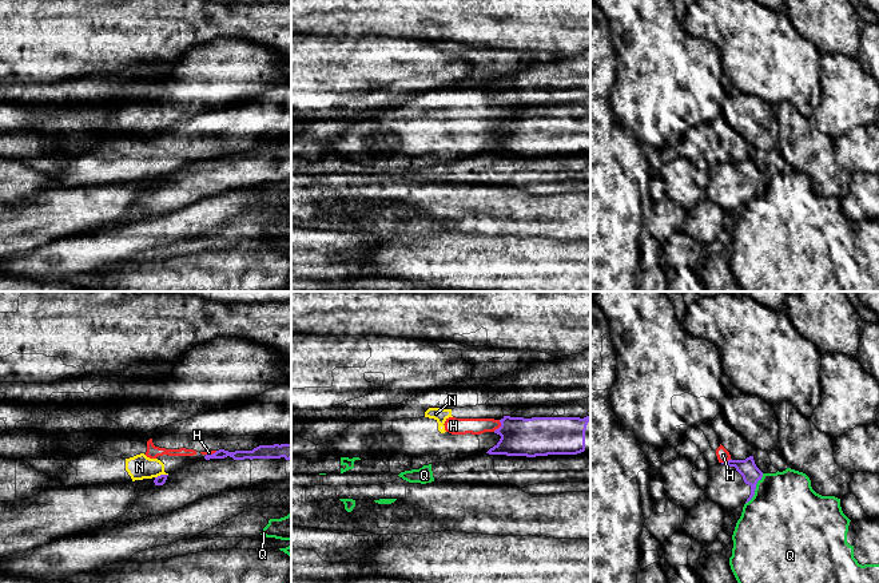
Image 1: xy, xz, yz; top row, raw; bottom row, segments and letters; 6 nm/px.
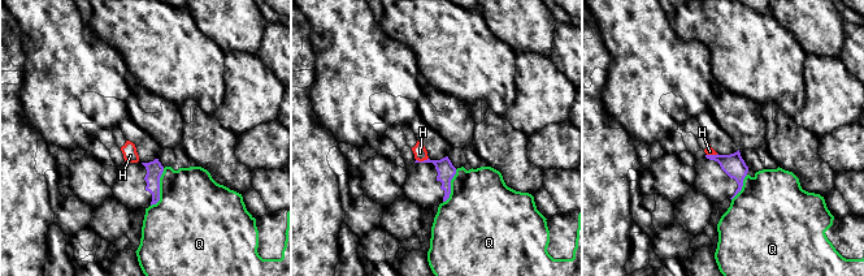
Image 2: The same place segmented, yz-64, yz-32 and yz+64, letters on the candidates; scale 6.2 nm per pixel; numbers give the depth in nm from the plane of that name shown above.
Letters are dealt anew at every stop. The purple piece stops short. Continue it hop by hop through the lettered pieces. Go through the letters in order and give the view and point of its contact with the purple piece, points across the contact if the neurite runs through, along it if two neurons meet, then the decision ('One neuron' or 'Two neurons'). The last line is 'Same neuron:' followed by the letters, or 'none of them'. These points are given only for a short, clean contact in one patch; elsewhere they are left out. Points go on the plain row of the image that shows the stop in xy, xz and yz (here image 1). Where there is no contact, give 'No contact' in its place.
H: Touches purple at xz (500, 127). Boundary: xz (500, 121), (500, 126), (493, 131). Two neurons
N: Touches purple at xy (160, 175). Boundary: xy (167, 174), (160, 174), (155, 178). Two neurons
Q: Touches purple at yz (755, 189). Two neurons
Same neuron: none of them

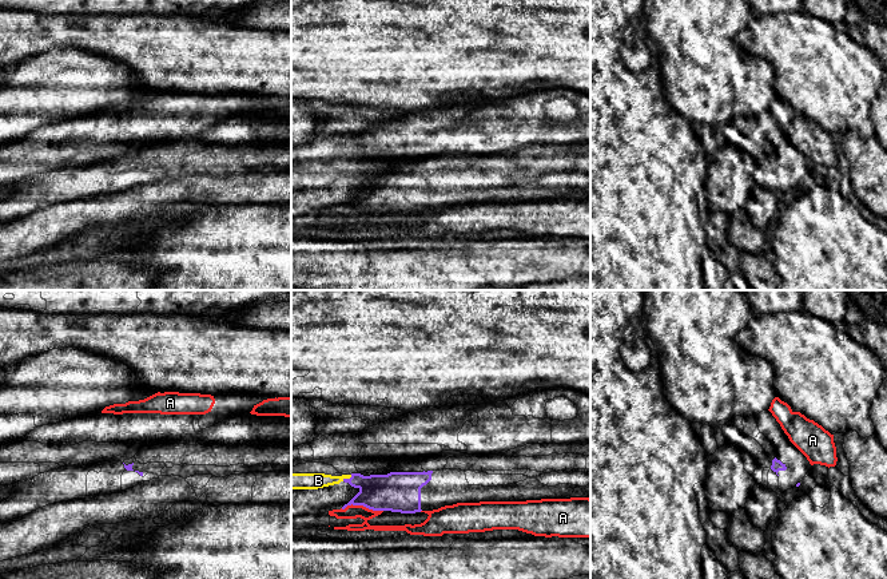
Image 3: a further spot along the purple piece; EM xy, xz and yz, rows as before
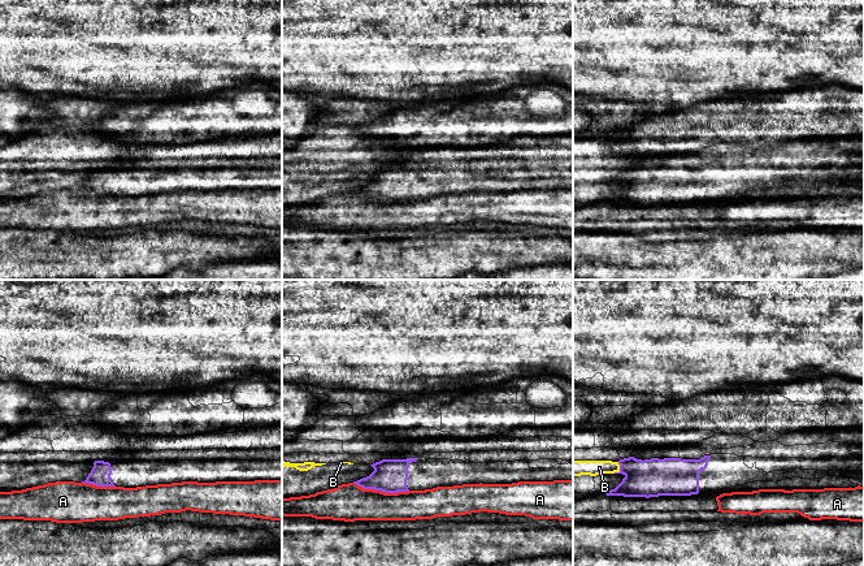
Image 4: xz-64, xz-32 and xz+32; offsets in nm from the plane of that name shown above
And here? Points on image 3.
A: Touches purple at xz (362, 205). Two neurons
B: Touches purple at xz (346, 179). Boundary: xz (351, 175), (342, 181). Two neurons
Same neuron: none of them

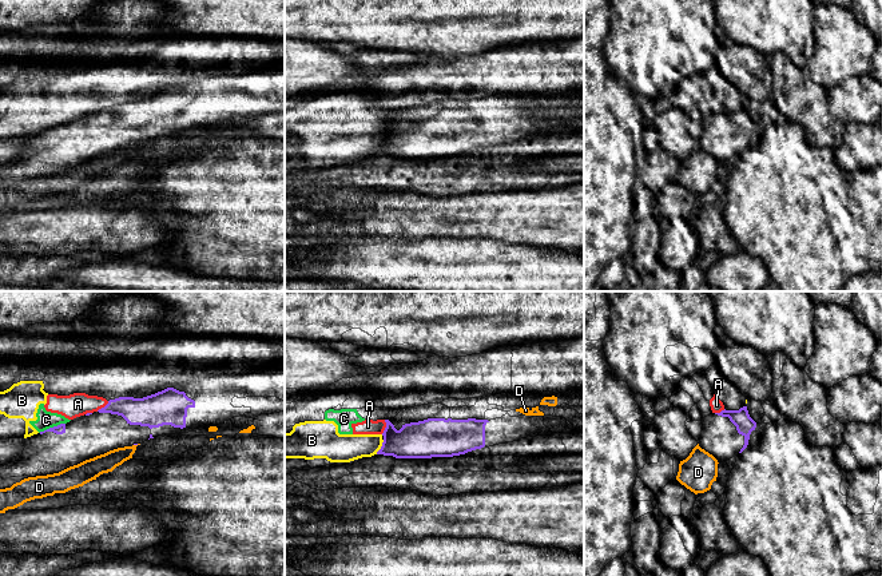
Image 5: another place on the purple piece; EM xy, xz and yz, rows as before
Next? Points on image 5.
A: Touches purple at xz (386, 127). Boundary: xz (385, 120), (385, 128), (381, 134). Two neurons
B: Touches purple at xz (381, 147). Boundary: xz (384, 140), (376, 154). Two neurons
C: Touches purple at xy (51, 128). Boundary: xy (64, 123), (39, 132). Two neurons
D: Touches purple at xy (135, 145). Boundary: xy (138, 145), (134, 146). Two neurons
Same neuron: none of them

